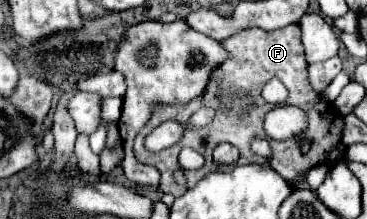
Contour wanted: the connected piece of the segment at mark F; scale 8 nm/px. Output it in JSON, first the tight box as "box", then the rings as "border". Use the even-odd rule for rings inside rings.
{"box":[135,24,343,196],"border":[[[297,24],[285,26],[285,28],[275,30],[275,32],[265,32],[265,30],[259,30],[259,28],[243,30],[243,32],[235,34],[235,36],[231,36],[231,38],[223,40],[223,46],[229,52],[229,60],[211,74],[211,82],[209,82],[205,94],[201,98],[185,104],[185,106],[165,106],[165,108],[157,108],[155,114],[153,114],[153,118],[149,120],[149,124],[135,138],[135,154],[137,154],[137,160],[143,162],[143,164],[153,164],[155,168],[159,168],[159,172],[161,172],[161,186],[159,188],[163,192],[173,194],[173,196],[181,196],[185,190],[193,188],[207,174],[209,160],[211,160],[211,152],[221,142],[229,142],[235,148],[239,148],[239,152],[241,152],[239,164],[267,164],[273,170],[277,170],[289,184],[293,184],[295,178],[305,176],[313,166],[325,162],[327,156],[329,156],[329,152],[333,148],[337,148],[337,144],[341,142],[341,136],[343,136],[343,116],[339,114],[339,110],[333,108],[331,102],[327,102],[309,84],[309,78],[307,78],[307,60],[305,60],[305,50],[303,50],[303,44],[301,44],[301,30],[299,30]],[[271,78],[279,78],[289,88],[289,96],[285,100],[285,106],[297,106],[297,108],[301,108],[307,114],[309,138],[315,140],[315,144],[311,144],[311,158],[305,158],[299,152],[299,146],[297,146],[295,138],[289,138],[289,140],[273,140],[273,138],[269,138],[265,134],[265,130],[263,130],[265,114],[269,110],[273,110],[275,106],[263,100],[261,88]],[[199,106],[211,106],[215,110],[215,118],[213,118],[213,124],[211,124],[211,130],[213,132],[211,132],[211,138],[207,138],[205,144],[201,144],[201,136],[197,136],[197,138],[195,136],[185,136],[179,144],[175,144],[171,148],[165,148],[161,152],[147,152],[147,148],[143,144],[145,144],[145,136],[153,128],[157,128],[159,124],[163,124],[165,120],[179,120],[179,122],[185,120],[187,122],[189,116]],[[255,138],[263,138],[263,140],[267,140],[271,144],[271,148],[273,148],[273,158],[271,160],[261,158],[261,156],[257,156],[257,154],[251,152],[251,142]],[[185,146],[189,146],[189,148],[197,150],[199,154],[203,154],[205,160],[207,160],[207,164],[201,170],[187,170],[187,180],[189,182],[183,188],[183,186],[177,186],[173,182],[171,172],[175,168],[179,168],[177,156],[179,156],[181,148],[185,148]]]}

